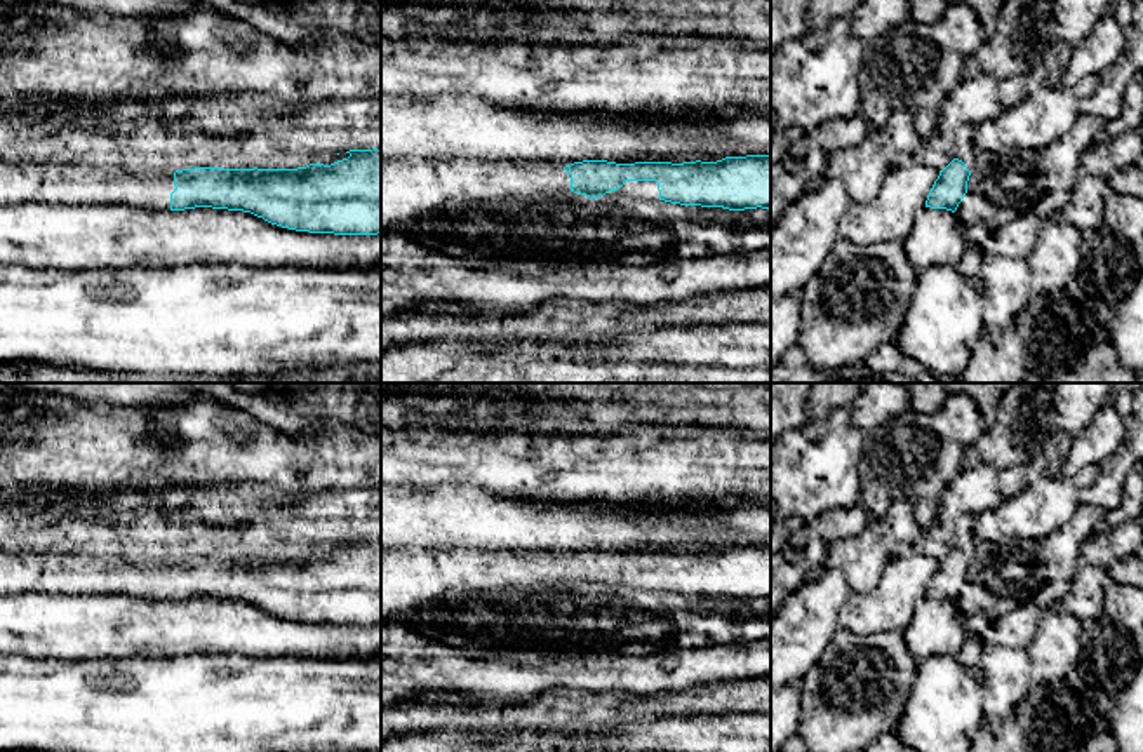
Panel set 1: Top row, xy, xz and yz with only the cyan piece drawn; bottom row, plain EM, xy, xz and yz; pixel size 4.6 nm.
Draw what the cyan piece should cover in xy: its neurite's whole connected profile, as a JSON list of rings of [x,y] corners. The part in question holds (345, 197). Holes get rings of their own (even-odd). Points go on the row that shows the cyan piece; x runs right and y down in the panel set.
[[[350,150],[331,165],[183,171],[92,169],[0,158],[0,205],[130,205],[144,211],[212,207],[251,212],[310,233],[381,233],[381,150]]]

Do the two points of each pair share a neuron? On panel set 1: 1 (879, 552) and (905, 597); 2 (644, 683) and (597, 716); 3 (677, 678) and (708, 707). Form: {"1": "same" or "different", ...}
{"1": "different", "2": "different", "3": "different"}

